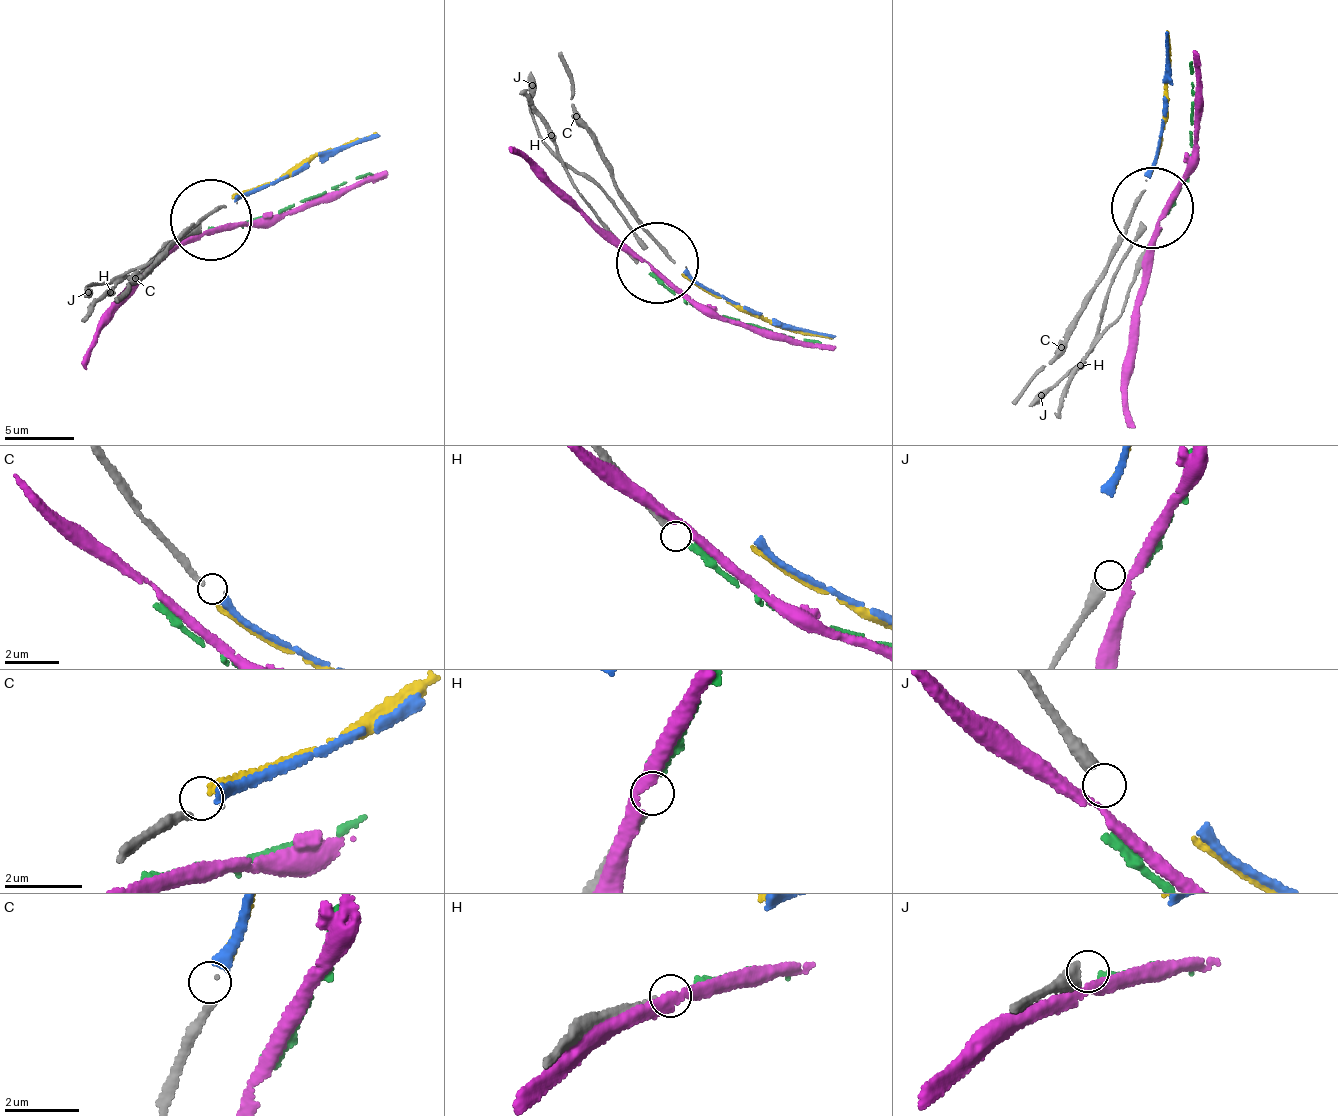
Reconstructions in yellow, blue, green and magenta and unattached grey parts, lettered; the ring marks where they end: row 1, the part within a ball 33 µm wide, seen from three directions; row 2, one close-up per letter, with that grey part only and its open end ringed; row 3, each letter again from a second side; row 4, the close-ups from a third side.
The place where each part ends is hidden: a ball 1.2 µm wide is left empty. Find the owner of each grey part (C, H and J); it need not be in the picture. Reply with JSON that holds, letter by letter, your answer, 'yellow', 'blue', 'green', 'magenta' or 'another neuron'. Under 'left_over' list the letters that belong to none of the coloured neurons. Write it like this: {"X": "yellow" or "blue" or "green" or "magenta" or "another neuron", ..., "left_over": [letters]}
{"C": "blue", "H": "green", "J": "another neuron", "left_over": ["J"]}

